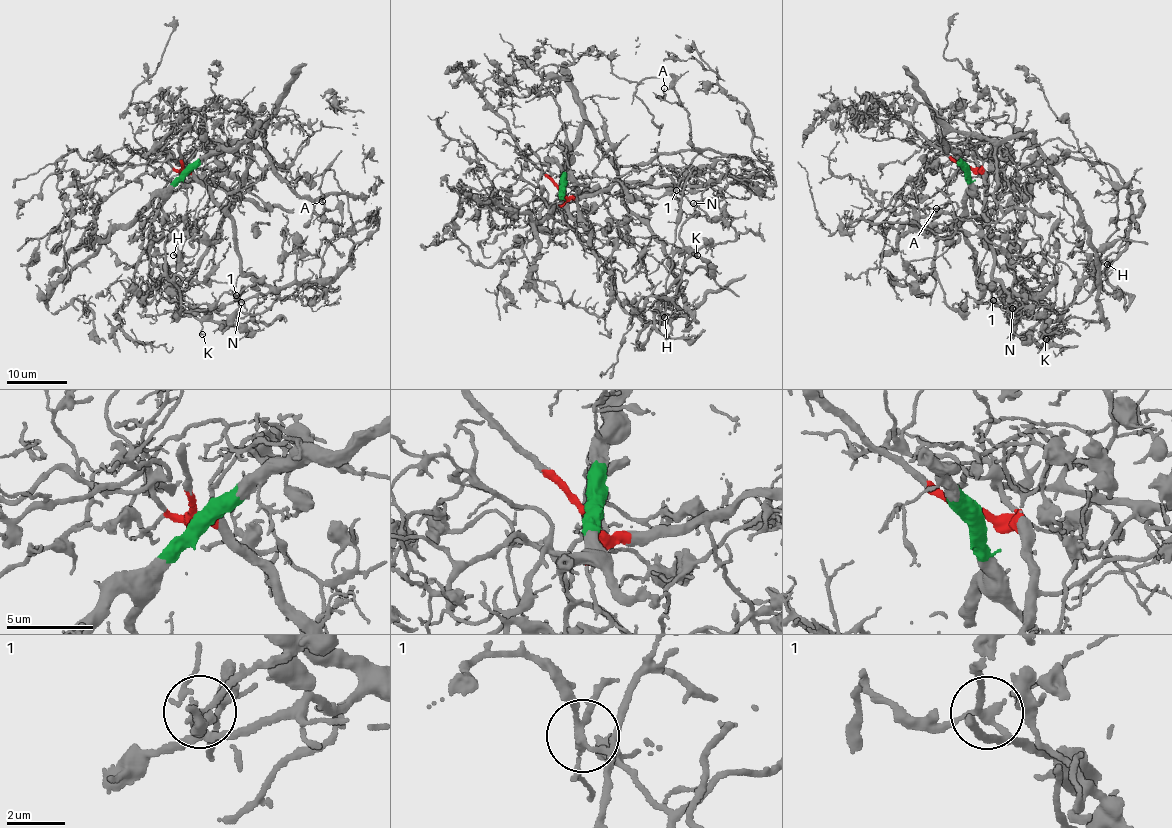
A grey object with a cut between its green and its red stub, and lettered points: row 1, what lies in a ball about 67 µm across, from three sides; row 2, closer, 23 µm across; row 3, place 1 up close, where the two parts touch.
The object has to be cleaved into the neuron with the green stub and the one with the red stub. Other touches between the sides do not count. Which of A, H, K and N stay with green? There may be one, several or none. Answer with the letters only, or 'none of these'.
A

